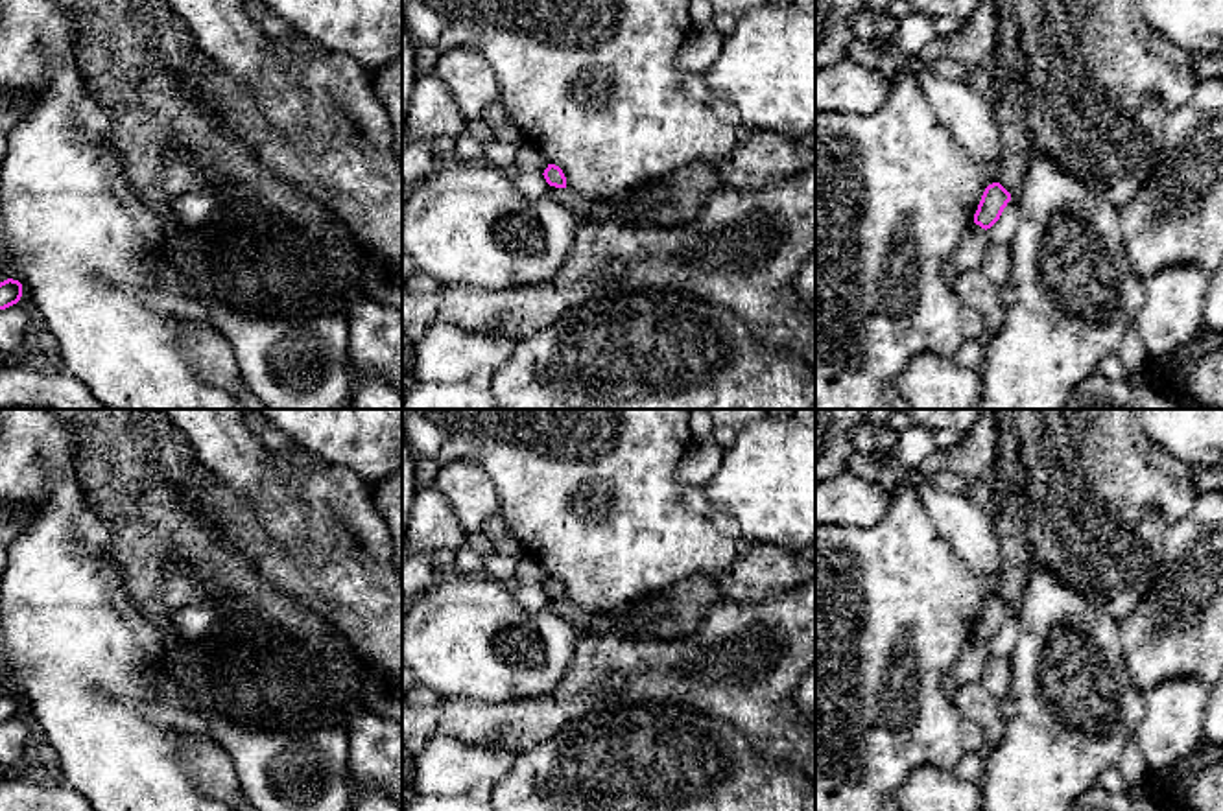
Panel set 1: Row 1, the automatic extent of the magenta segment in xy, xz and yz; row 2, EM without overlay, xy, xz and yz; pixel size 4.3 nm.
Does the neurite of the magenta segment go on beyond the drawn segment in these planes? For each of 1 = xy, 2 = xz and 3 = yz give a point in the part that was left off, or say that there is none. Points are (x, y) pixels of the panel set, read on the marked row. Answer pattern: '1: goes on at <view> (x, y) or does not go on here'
1: does not go on here
2: does not go on here
3: does not go on here

